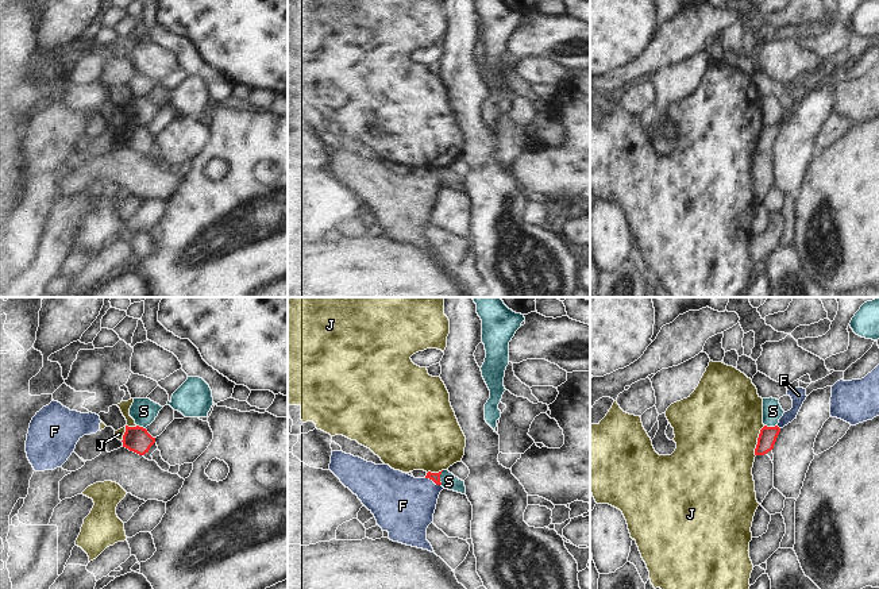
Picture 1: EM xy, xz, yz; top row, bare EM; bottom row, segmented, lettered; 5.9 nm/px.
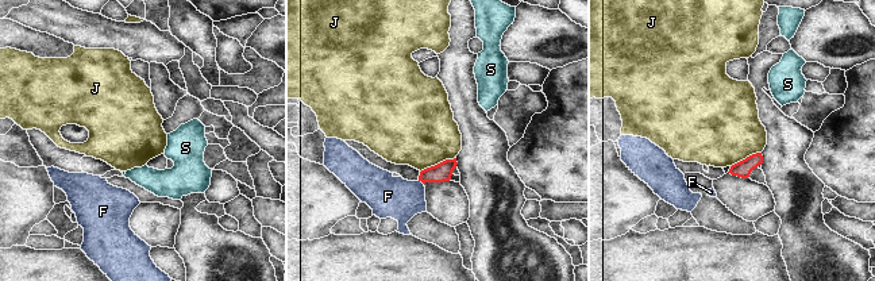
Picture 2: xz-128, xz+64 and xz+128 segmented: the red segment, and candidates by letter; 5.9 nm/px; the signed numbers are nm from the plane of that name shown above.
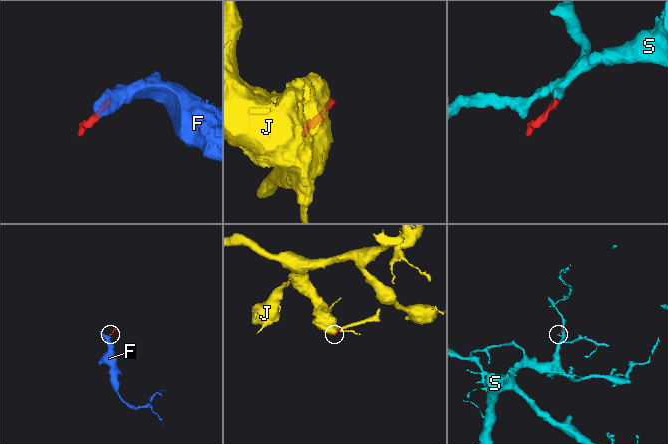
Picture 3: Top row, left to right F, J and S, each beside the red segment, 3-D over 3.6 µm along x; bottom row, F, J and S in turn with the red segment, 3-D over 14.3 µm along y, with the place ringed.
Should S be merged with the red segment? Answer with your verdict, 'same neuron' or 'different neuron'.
different neuron

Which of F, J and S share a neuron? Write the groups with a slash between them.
F / J / S

